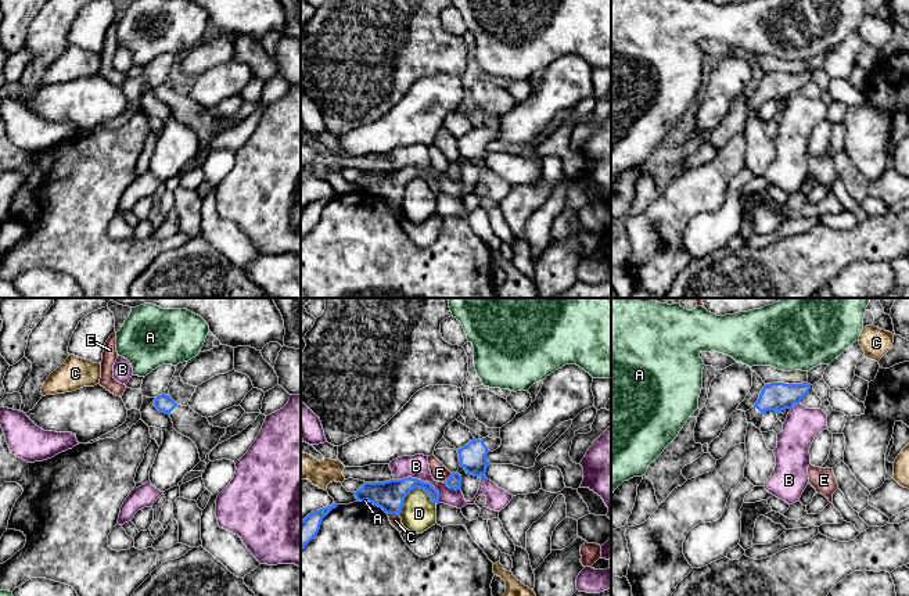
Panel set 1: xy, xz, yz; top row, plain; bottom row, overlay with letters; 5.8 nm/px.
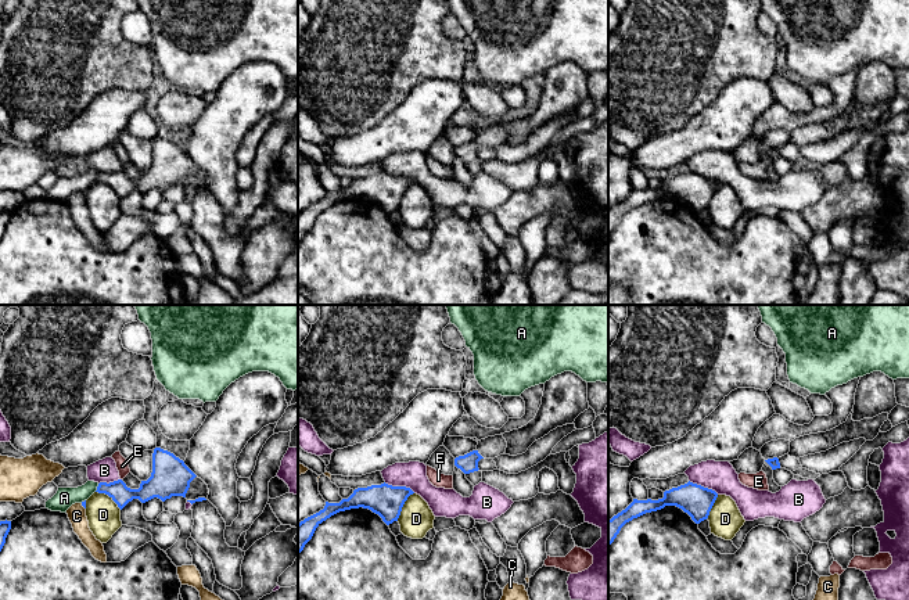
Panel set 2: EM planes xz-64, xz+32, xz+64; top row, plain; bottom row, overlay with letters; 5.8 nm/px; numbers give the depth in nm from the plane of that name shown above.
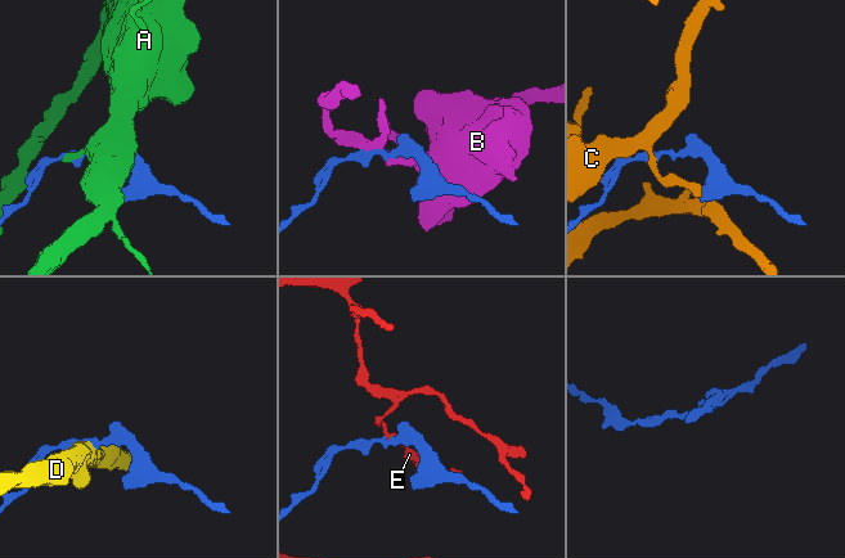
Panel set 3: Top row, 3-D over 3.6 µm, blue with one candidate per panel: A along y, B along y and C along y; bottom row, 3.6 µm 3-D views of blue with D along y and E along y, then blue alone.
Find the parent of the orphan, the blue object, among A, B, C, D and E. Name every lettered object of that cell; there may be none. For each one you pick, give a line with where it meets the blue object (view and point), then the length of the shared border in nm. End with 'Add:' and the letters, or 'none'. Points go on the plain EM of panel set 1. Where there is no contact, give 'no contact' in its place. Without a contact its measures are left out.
Add: none

